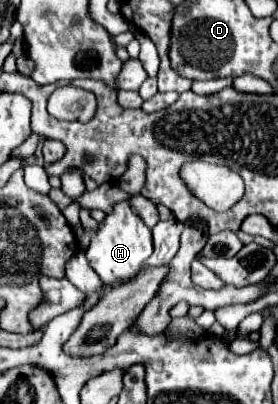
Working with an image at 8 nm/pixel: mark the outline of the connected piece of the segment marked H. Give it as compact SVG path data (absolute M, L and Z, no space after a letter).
M128 200L114 204L112 212L106 214L104 222L100 224L100 230L96 232L96 236L92 238L86 250L86 258L90 266L104 284L118 284L134 278L142 262L148 260L150 254L152 254L152 232L150 228L144 226L142 218L134 214L134 208L128 204Z

